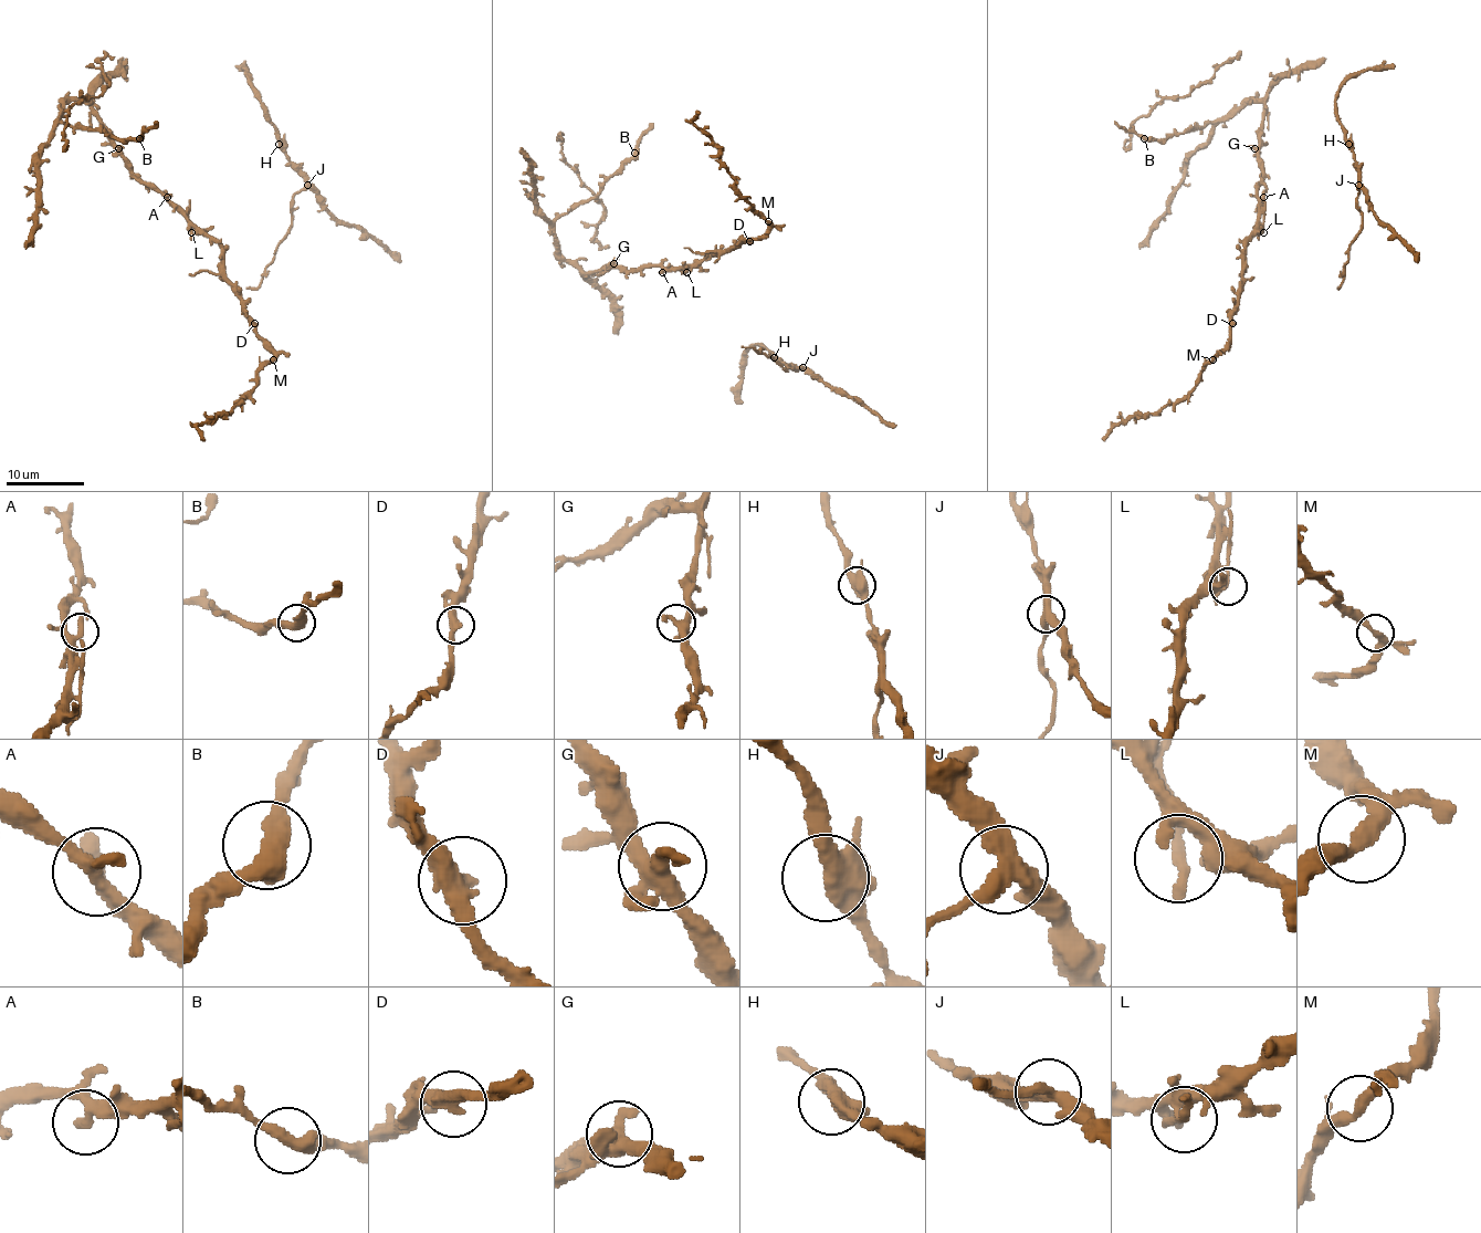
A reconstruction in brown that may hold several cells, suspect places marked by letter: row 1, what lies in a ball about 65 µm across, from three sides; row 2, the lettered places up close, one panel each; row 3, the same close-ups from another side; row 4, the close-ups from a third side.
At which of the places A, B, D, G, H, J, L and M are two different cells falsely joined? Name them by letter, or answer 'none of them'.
J

